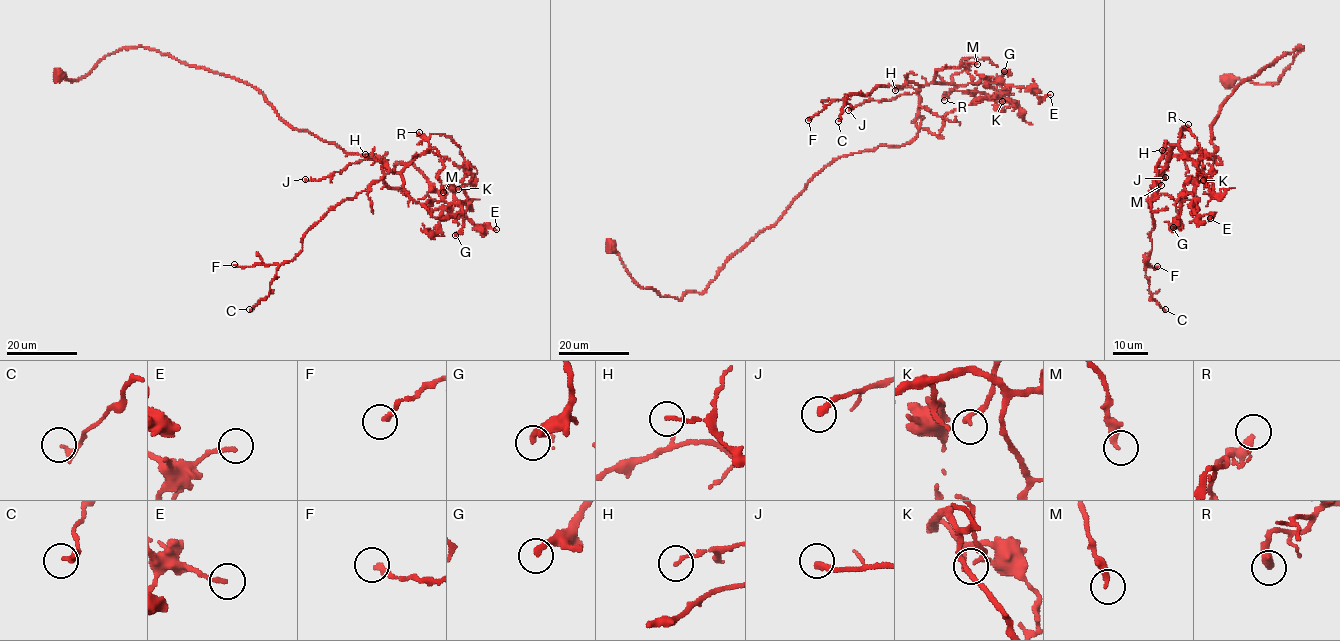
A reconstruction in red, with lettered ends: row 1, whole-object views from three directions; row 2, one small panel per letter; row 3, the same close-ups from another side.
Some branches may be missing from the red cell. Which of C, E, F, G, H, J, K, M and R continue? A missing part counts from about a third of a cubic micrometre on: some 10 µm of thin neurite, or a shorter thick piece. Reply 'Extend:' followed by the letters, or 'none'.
Extend: none

